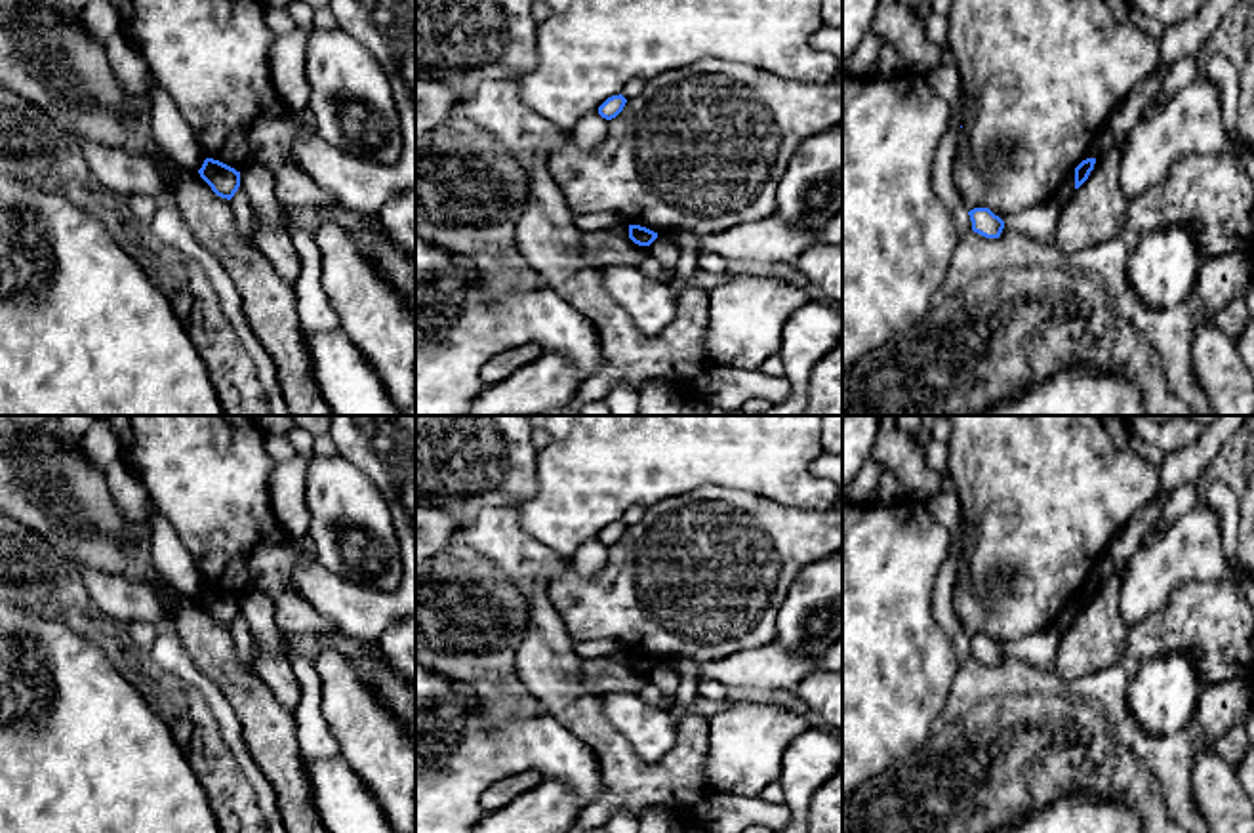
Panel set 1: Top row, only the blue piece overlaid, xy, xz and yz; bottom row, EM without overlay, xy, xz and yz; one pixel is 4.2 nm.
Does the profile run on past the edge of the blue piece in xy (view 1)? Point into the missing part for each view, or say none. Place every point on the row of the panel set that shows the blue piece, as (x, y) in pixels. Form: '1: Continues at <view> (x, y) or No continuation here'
1: No continuation here

